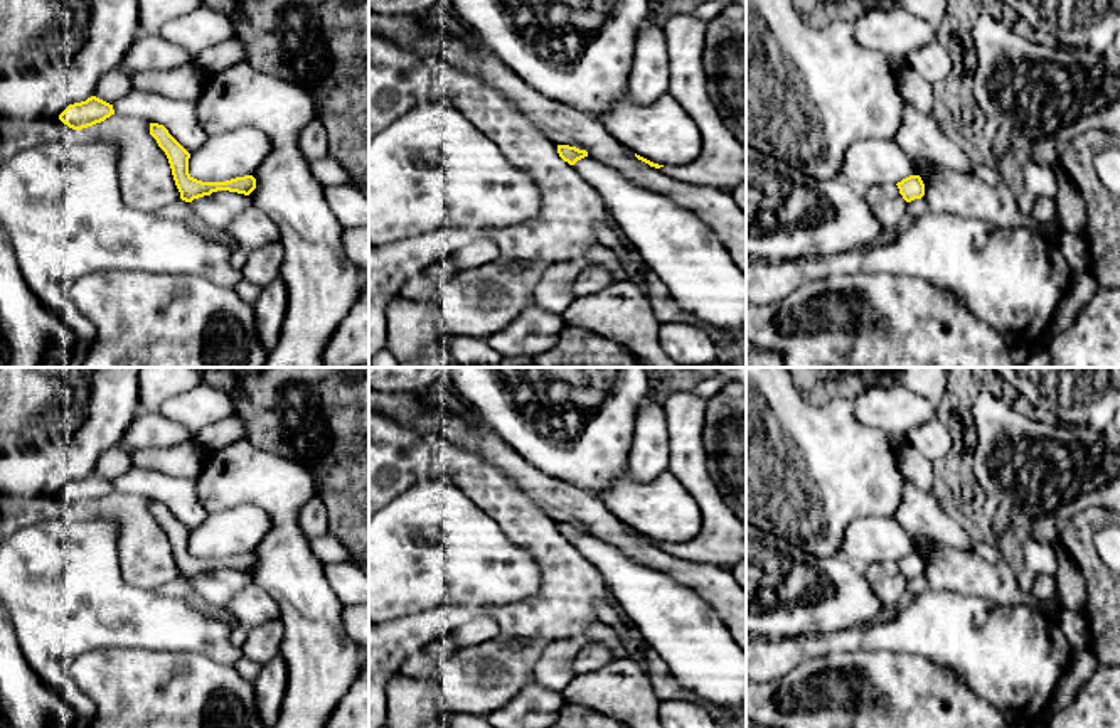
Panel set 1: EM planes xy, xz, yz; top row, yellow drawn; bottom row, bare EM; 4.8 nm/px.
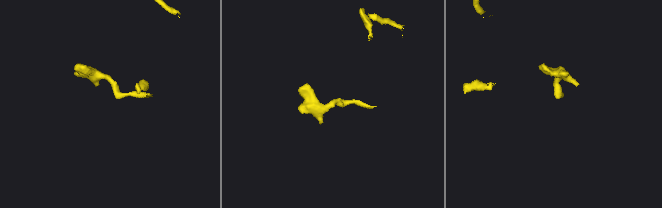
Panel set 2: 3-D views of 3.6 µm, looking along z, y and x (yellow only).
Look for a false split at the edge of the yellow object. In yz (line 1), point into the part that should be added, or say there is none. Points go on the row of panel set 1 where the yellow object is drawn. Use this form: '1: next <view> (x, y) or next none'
1: next none

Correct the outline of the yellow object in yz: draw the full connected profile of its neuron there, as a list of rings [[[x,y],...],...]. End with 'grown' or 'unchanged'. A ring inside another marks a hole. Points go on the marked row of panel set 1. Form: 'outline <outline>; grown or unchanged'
outline [[[909,175],[898,182],[896,185],[906,202],[921,199],[925,195],[925,184],[920,175]]]; unchanged

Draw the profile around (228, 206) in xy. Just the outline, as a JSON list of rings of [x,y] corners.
[[[217,190],[189,204],[194,212],[192,222],[216,234],[221,234],[243,211],[253,206],[248,195],[229,190]]]

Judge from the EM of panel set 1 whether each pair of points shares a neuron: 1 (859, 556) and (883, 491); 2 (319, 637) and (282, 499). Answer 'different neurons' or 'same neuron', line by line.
1: different neurons
2: same neuron

